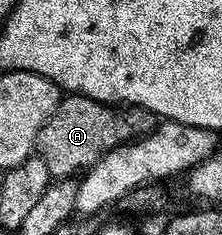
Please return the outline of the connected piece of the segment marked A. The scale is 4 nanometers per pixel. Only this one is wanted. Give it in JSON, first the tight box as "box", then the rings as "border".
{"box":[35,93,159,179],"border":[[[81,93],[62,96],[57,109],[39,131],[35,146],[36,156],[47,163],[50,178],[65,179],[73,172],[92,167],[107,151],[127,145],[138,137],[144,137],[159,124],[150,109],[118,107],[107,101],[96,101]]]}

